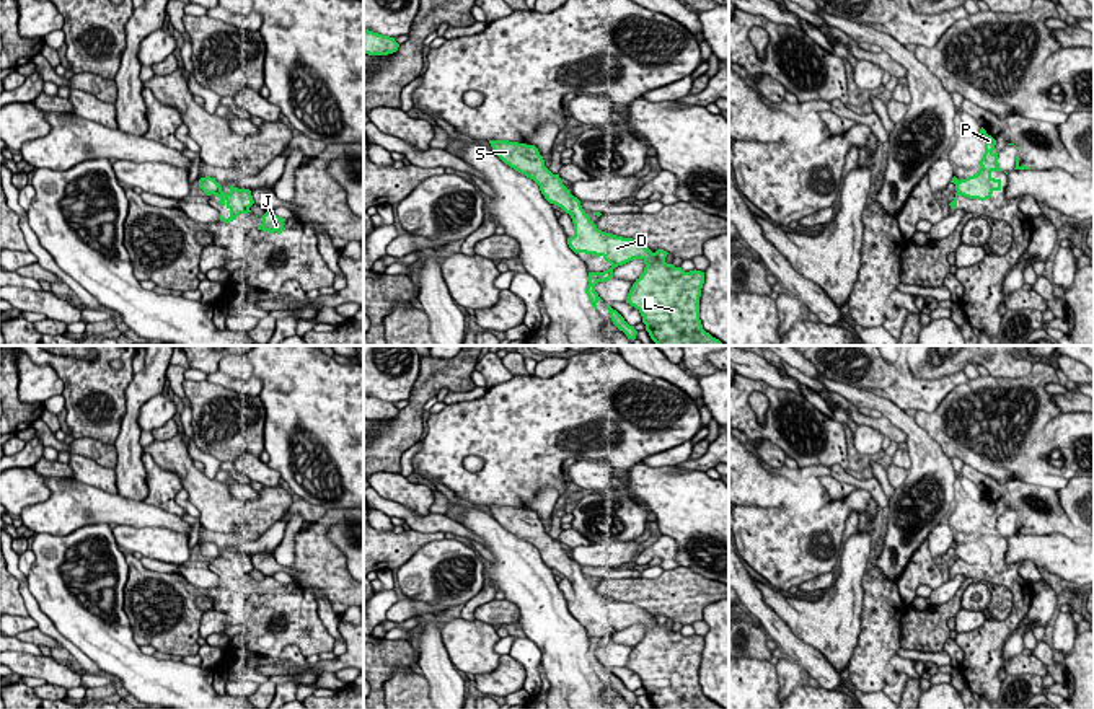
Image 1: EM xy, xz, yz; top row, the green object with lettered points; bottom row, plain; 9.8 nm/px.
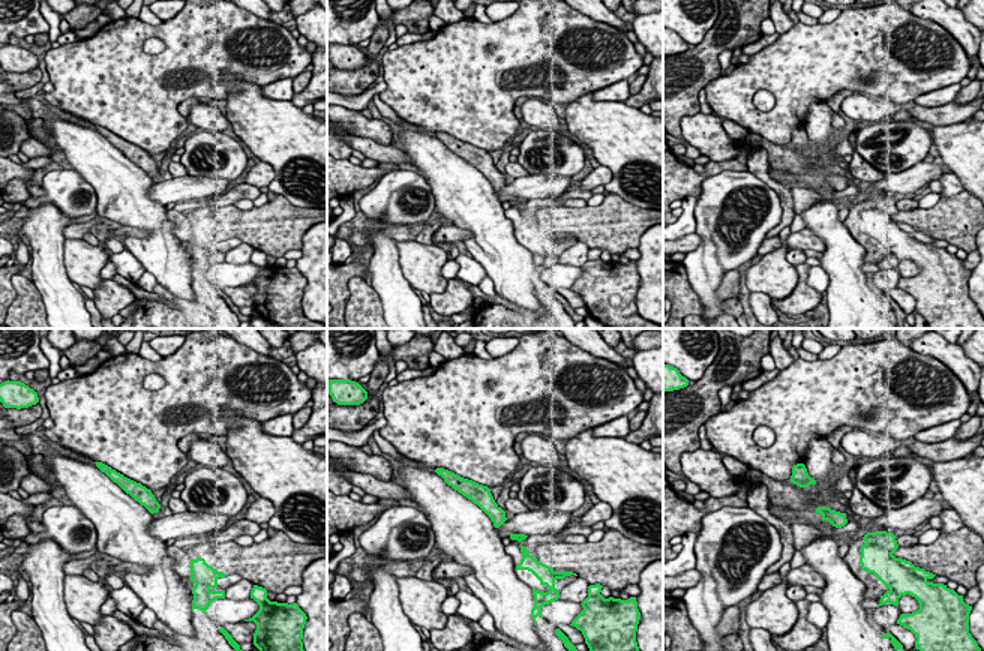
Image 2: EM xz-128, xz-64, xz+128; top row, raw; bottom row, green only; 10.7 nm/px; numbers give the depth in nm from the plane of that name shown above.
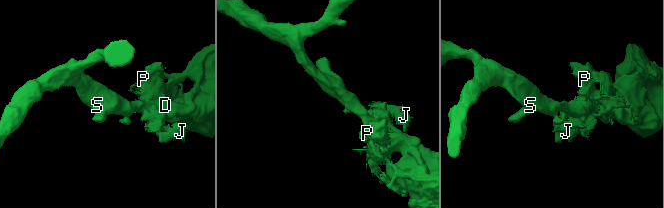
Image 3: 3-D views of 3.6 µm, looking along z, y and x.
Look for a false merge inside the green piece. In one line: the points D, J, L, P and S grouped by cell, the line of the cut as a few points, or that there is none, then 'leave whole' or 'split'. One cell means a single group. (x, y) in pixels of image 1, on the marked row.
groups D J L P S; cut none; leave whole

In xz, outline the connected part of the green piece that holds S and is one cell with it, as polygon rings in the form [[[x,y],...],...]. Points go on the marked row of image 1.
[[[489,140],[492,152],[510,168],[533,179],[549,204],[571,215],[574,235],[567,238],[569,248],[577,253],[595,254],[611,264],[603,272],[589,272],[585,293],[597,310],[602,300],[595,292],[598,282],[613,277],[613,269],[633,259],[642,259],[644,272],[633,284],[626,303],[634,306],[646,324],[646,331],[657,346],[726,346],[703,329],[699,319],[699,297],[704,272],[667,264],[667,251],[652,253],[633,238],[605,233],[597,228],[580,200],[553,174],[535,145]]]

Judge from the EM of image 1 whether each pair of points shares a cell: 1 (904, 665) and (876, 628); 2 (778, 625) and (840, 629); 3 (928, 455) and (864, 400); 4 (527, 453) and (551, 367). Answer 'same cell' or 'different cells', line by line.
1: different cells
2: different cells
3: same cell
4: different cells

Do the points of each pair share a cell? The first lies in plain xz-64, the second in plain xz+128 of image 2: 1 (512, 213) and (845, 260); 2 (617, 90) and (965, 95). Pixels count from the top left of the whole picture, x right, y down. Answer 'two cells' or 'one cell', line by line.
1: two cells
2: two cells

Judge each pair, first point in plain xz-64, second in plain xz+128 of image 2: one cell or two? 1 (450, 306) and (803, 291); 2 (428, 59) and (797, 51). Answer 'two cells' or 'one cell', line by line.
1: one cell
2: one cell

